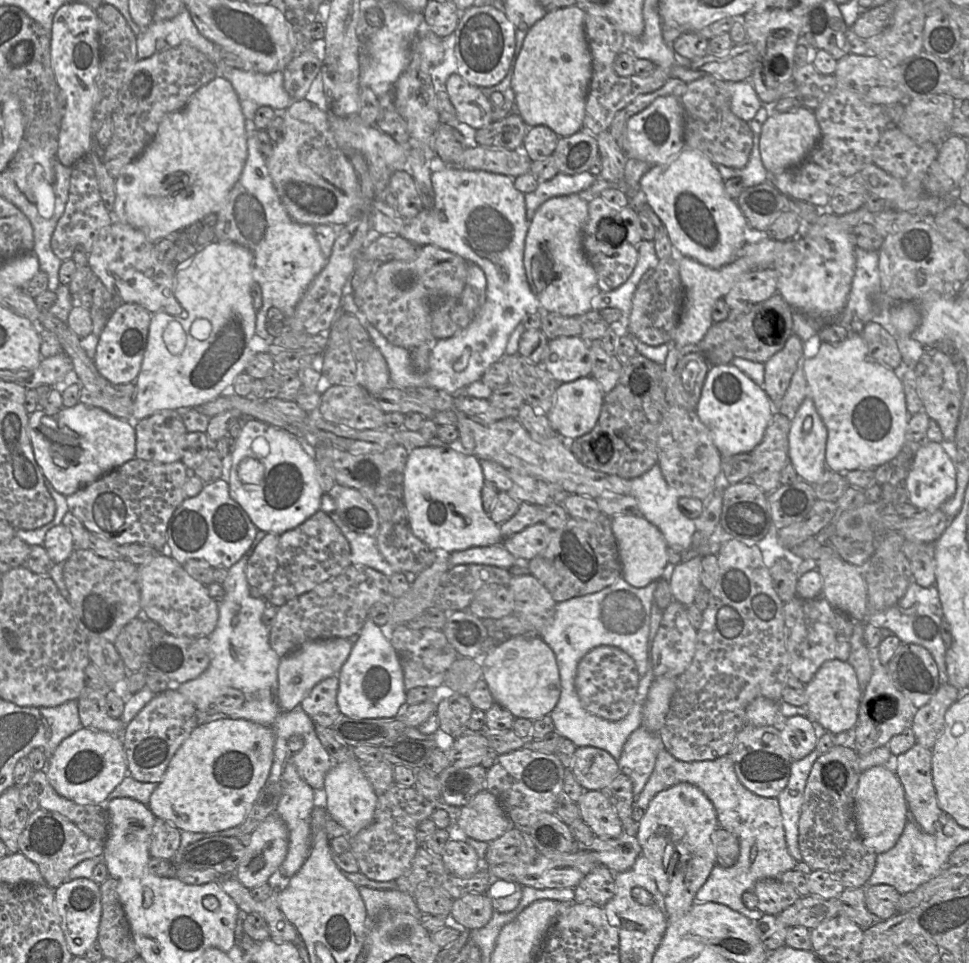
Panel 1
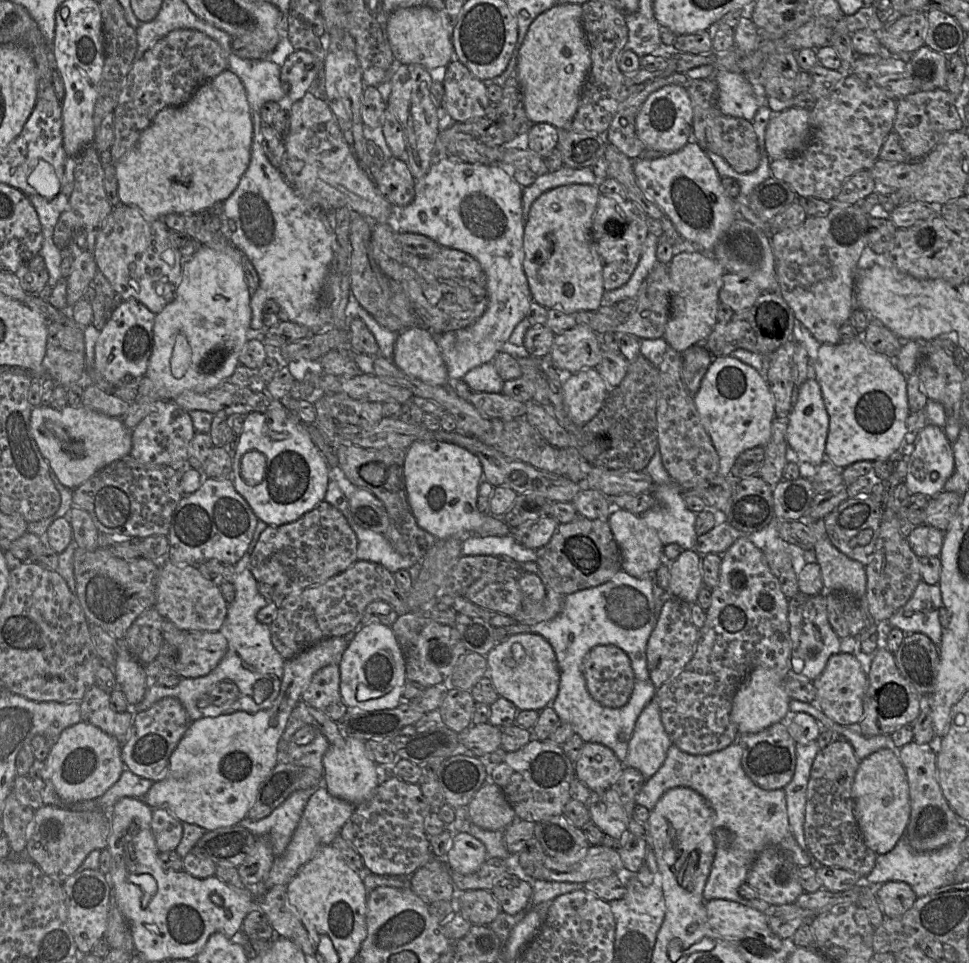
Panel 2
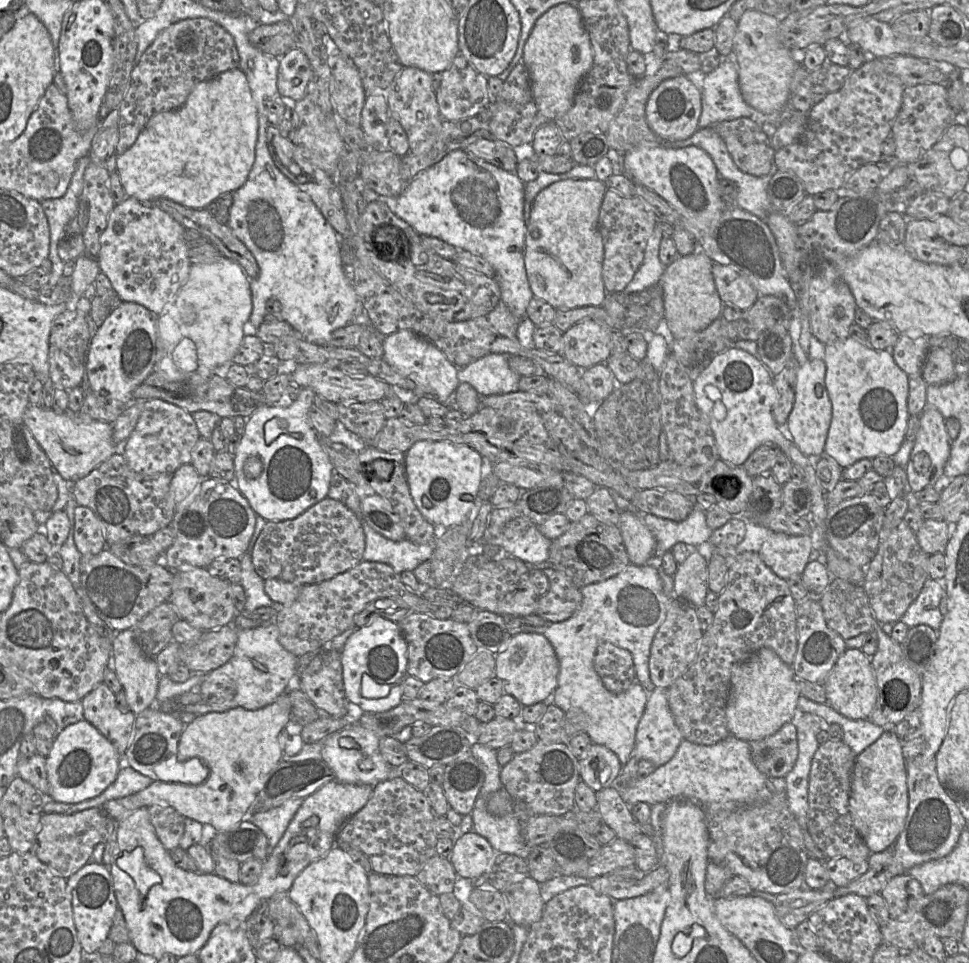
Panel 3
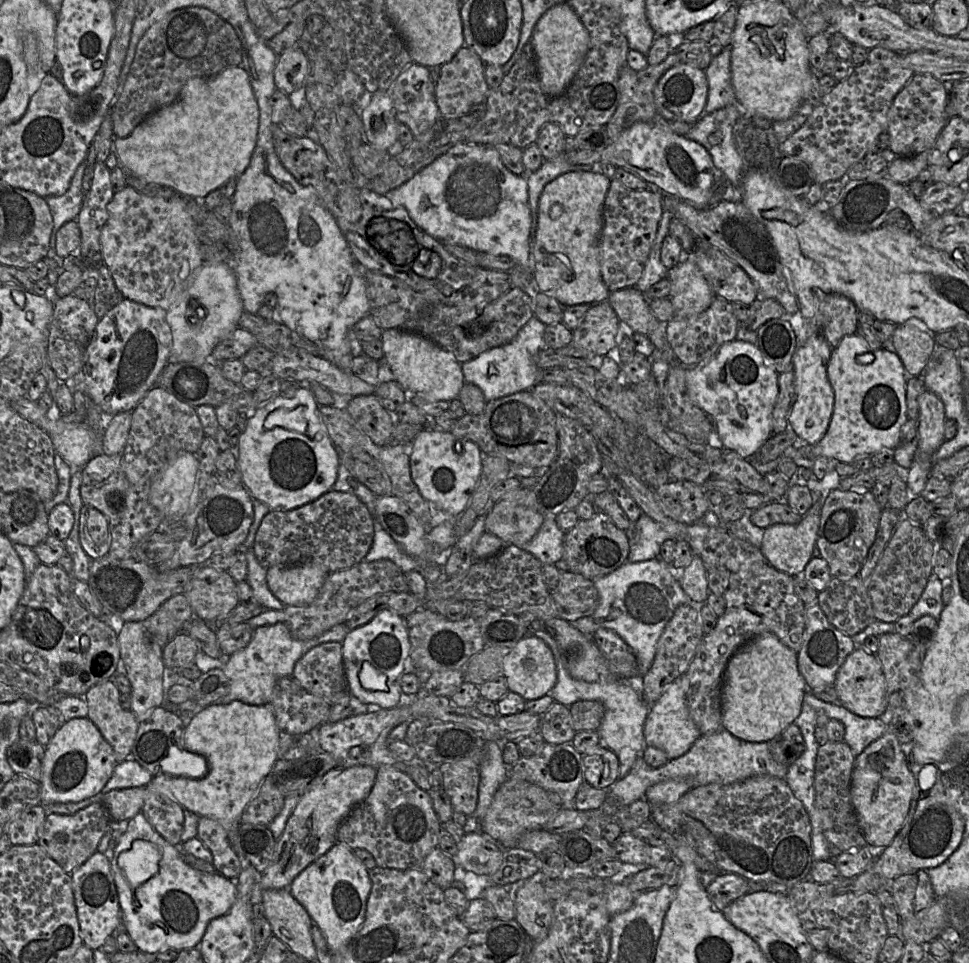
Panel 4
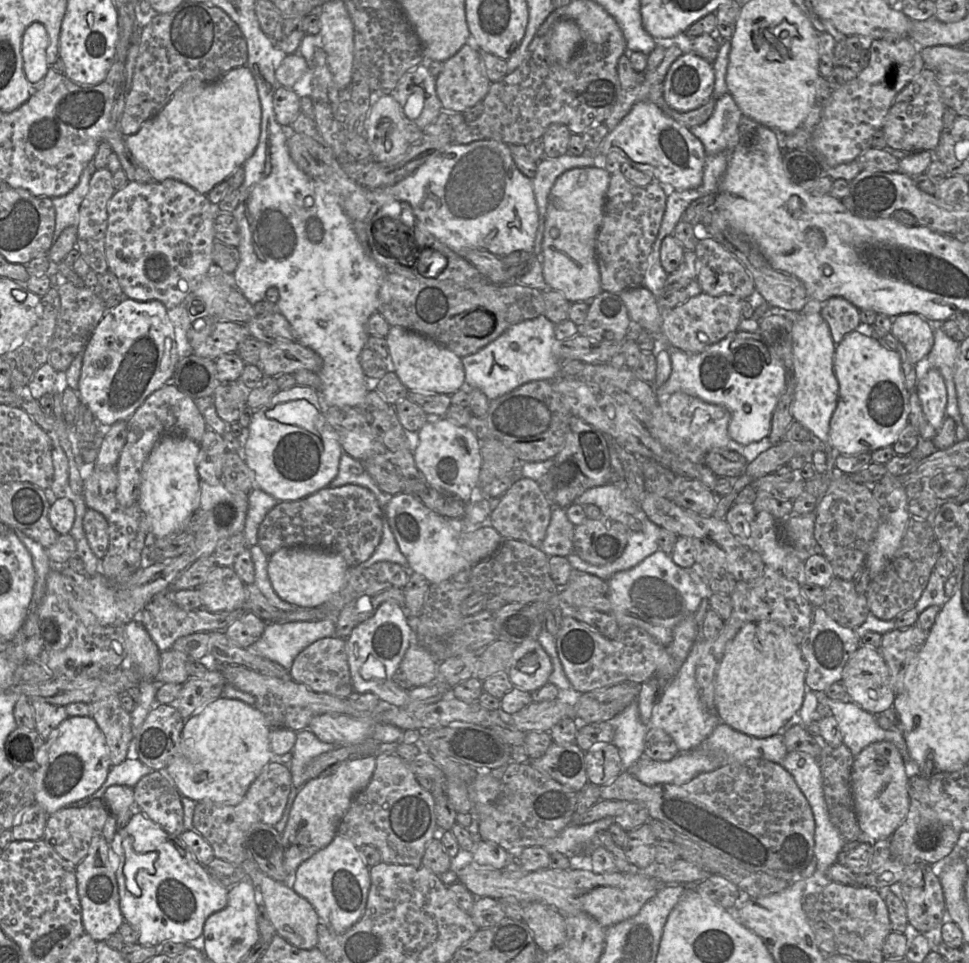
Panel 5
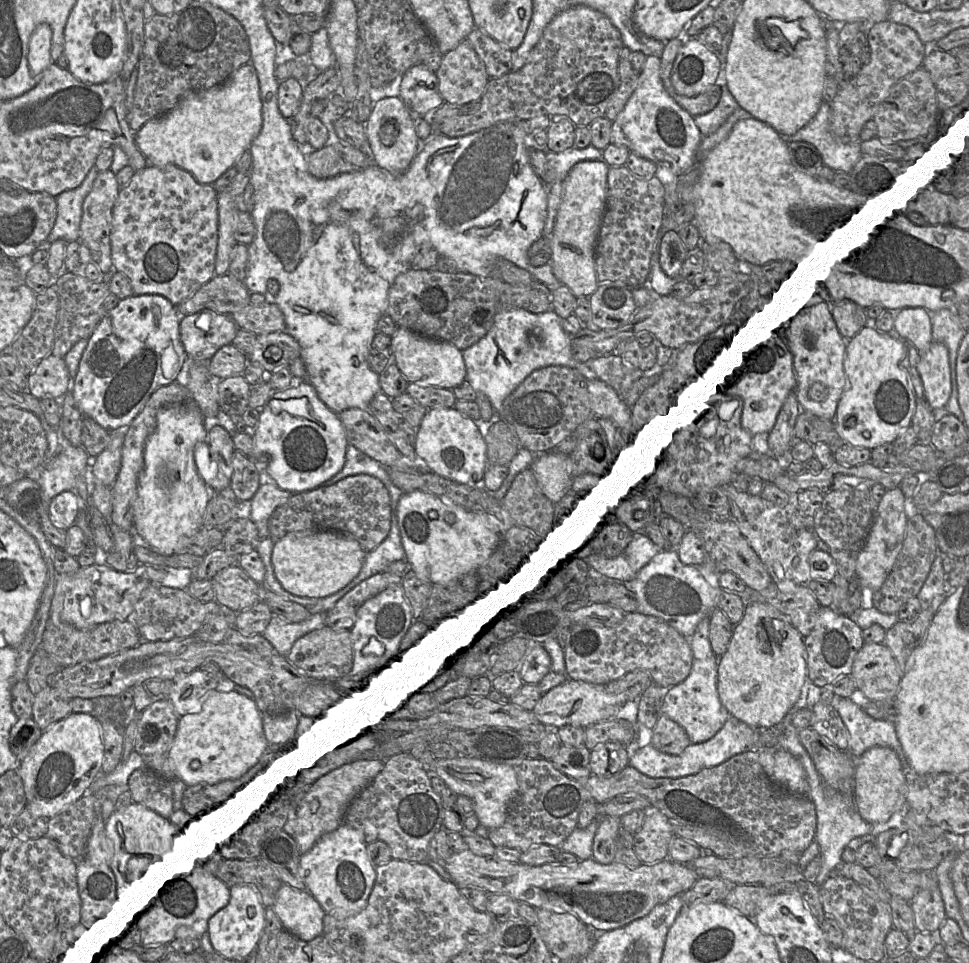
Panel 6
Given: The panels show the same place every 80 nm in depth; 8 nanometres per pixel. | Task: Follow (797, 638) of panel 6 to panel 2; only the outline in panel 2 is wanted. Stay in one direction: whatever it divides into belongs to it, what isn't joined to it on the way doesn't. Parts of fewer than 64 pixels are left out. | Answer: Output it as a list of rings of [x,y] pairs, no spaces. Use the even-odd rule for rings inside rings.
[[[755,668],[740,685],[733,698],[731,717],[738,734],[757,733],[773,724],[786,722],[792,714],[789,710],[790,701],[791,698],[784,688],[784,679],[772,669]]]

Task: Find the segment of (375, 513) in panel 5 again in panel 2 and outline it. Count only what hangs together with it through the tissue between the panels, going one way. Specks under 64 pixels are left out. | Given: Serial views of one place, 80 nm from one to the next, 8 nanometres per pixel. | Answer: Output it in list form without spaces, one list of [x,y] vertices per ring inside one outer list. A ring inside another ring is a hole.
[[[323,500],[294,522],[279,526],[268,525],[261,533],[250,556],[250,570],[258,583],[270,585],[282,598],[305,588],[322,584],[345,571],[357,561],[357,546],[356,535],[347,518],[337,508]]]

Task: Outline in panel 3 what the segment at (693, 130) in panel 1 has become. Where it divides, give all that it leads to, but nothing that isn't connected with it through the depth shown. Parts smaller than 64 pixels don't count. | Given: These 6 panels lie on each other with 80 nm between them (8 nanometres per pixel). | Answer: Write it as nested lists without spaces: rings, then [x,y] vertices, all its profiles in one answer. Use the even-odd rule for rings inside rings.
[[[742,117],[731,121],[723,121],[711,127],[723,139],[735,165],[742,172],[753,176],[764,176],[770,172],[772,166],[775,166],[774,156],[776,151],[771,146],[771,139],[751,118]]]

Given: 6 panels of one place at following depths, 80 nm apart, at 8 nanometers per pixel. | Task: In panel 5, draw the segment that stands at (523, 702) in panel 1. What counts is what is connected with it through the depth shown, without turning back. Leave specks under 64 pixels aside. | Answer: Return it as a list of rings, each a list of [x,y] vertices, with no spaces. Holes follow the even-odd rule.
[[[527,640],[516,645],[507,673],[515,688],[532,694],[548,683],[551,659],[538,640]]]

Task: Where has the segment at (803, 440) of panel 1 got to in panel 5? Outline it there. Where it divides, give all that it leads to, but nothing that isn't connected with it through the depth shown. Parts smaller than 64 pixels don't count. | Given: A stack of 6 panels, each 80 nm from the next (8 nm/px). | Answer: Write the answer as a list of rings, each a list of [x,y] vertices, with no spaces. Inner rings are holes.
[[[820,313],[800,314],[792,324],[793,352],[790,376],[794,382],[792,416],[821,442],[827,442],[830,421],[839,399],[839,383],[834,373],[836,349],[828,324]]]

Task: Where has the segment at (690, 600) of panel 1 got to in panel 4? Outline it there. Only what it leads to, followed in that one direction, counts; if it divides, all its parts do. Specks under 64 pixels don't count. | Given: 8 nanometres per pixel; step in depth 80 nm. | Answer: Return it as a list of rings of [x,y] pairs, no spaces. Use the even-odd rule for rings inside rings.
[[[694,555],[692,562],[686,568],[684,569],[677,569],[676,567],[673,568],[674,570],[679,571],[680,585],[683,591],[686,593],[686,595],[691,599],[691,601],[694,603],[706,603],[706,599],[710,591],[708,589],[707,584],[707,571],[702,560],[697,555]]]

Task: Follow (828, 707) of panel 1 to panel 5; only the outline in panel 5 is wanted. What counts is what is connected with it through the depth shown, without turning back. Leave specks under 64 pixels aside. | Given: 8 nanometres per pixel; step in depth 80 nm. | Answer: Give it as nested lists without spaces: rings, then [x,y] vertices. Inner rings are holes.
[[[859,646],[845,664],[841,681],[852,702],[873,715],[894,704],[893,681],[879,649]]]

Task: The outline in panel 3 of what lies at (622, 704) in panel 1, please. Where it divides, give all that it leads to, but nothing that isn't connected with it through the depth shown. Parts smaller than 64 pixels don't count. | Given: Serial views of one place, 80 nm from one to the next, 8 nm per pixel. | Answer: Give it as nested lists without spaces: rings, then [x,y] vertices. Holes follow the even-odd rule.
[[[610,642],[599,644],[593,665],[604,687],[611,693],[622,693],[635,682],[635,667],[631,653]]]

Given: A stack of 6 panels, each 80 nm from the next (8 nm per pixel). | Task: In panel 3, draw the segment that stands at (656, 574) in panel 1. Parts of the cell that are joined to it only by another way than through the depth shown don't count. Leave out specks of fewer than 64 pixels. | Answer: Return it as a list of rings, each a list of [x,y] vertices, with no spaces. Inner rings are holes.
[[[621,512],[616,524],[631,564],[642,566],[652,556],[655,540],[639,513]]]

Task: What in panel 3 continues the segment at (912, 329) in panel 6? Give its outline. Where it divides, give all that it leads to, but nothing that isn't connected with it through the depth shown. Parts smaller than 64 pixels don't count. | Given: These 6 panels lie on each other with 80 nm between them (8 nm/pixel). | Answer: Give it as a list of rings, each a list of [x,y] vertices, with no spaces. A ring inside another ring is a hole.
[[[906,333],[899,335],[893,347],[892,355],[896,364],[908,376],[921,375],[926,356],[931,349],[928,337],[930,336],[923,335],[911,338]]]

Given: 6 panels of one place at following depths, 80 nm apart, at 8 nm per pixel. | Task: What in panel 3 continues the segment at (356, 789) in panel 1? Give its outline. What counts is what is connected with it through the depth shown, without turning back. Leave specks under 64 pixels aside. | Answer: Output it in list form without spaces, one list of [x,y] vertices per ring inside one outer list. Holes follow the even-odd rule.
[[[349,723],[324,739],[322,759],[331,769],[334,778],[346,784],[368,784],[375,786],[381,781],[401,777],[398,766],[388,763],[379,751],[379,739],[373,731],[358,723]]]

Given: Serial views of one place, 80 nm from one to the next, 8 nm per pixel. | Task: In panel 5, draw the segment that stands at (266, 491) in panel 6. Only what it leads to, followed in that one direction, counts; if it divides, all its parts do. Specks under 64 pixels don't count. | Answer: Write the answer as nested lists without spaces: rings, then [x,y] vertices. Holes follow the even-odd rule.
[[[258,487],[248,494],[248,511],[244,535],[248,548],[258,542],[258,530],[268,512],[277,505],[278,501]]]

